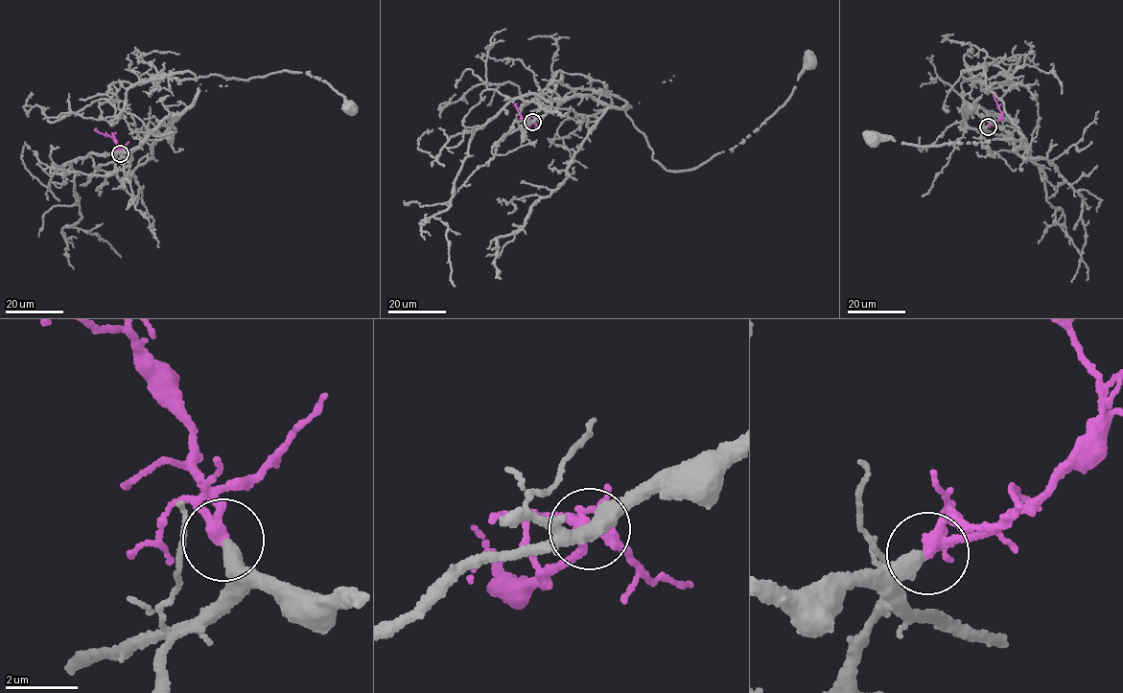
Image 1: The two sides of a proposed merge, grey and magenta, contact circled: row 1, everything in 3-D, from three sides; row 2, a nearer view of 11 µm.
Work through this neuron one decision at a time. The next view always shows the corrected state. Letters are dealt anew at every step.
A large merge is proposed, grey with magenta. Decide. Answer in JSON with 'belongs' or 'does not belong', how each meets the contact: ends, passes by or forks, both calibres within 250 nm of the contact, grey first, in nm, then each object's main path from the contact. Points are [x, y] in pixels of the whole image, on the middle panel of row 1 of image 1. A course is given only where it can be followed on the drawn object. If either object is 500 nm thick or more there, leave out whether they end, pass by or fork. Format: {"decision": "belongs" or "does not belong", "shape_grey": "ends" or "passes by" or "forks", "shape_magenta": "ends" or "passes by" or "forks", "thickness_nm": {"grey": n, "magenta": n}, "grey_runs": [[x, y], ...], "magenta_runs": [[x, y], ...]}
{"decision": "belongs", "shape_grey": "ends", "shape_magenta": "passes by", "thickness_nm": {"grey": 440, "magenta": 280}, "grey_runs": [[532, 122], [552, 102], [582, 94], [625, 104], [654, 160], [693, 170], [759, 128], [809, 60]], "magenta_runs": [[532, 122], [528, 126], [525, 125], [517, 103]]}

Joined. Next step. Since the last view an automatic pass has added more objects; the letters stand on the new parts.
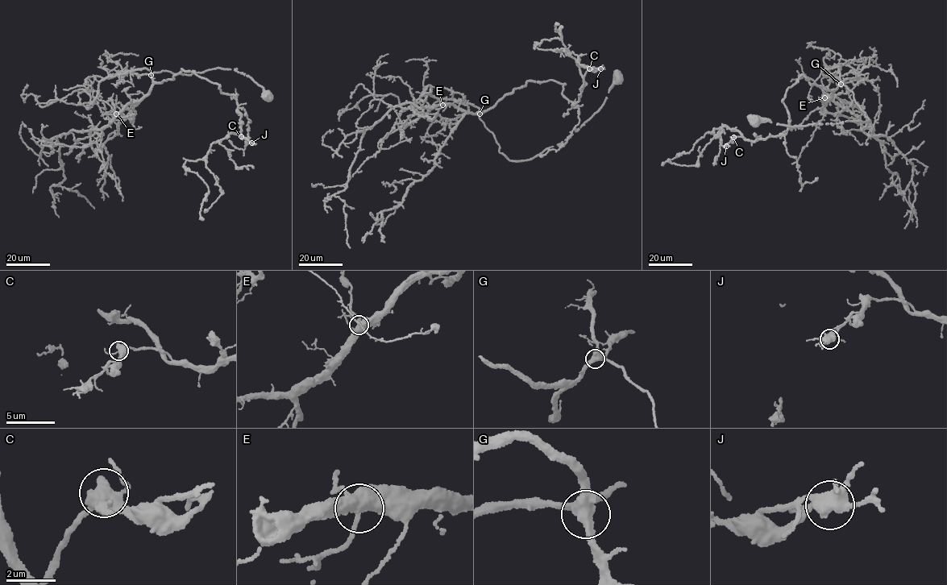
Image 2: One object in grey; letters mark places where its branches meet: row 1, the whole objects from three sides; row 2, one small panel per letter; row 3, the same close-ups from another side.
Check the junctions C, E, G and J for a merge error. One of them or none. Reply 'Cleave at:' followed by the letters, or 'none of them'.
Cleave at: none of them

